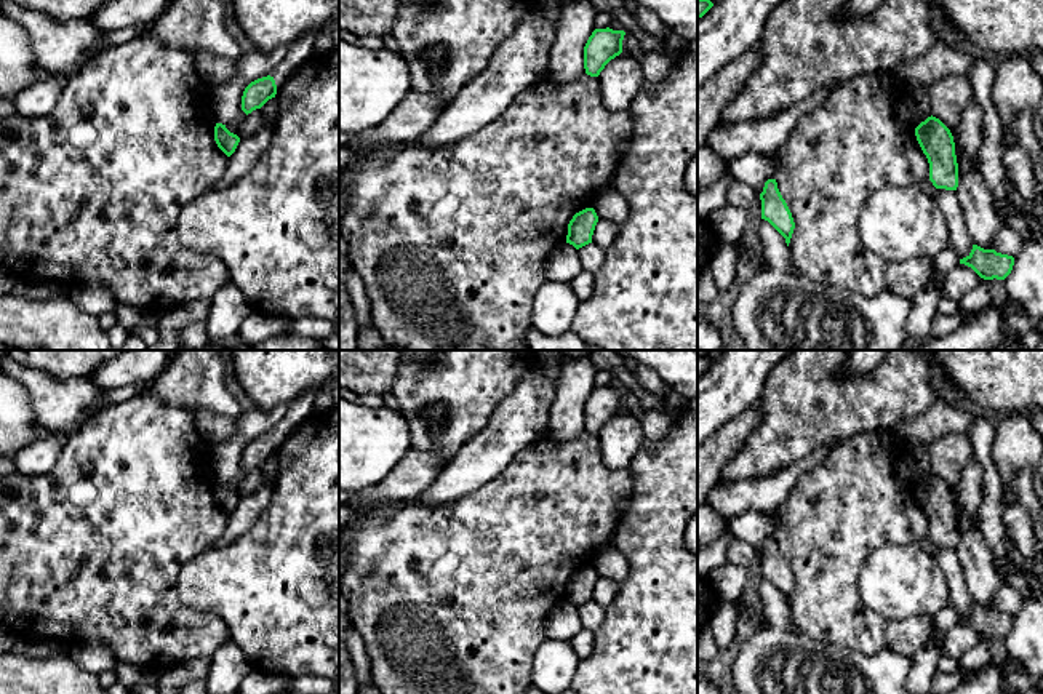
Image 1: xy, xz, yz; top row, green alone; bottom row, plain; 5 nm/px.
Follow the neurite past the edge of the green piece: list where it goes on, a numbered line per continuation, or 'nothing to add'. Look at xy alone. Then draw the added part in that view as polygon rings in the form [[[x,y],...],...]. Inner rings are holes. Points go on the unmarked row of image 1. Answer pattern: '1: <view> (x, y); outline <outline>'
1: xy (298, 411); outline [[[307,390],[291,405],[283,419],[275,425],[272,435],[277,446],[282,445],[310,414],[315,413],[314,403],[318,390]]]

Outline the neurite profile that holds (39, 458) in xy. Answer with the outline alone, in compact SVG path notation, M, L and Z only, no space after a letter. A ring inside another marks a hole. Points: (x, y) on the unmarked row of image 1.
M53 435L34 440L11 457L16 472L26 477L50 473L61 456L62 446L64 440Z

